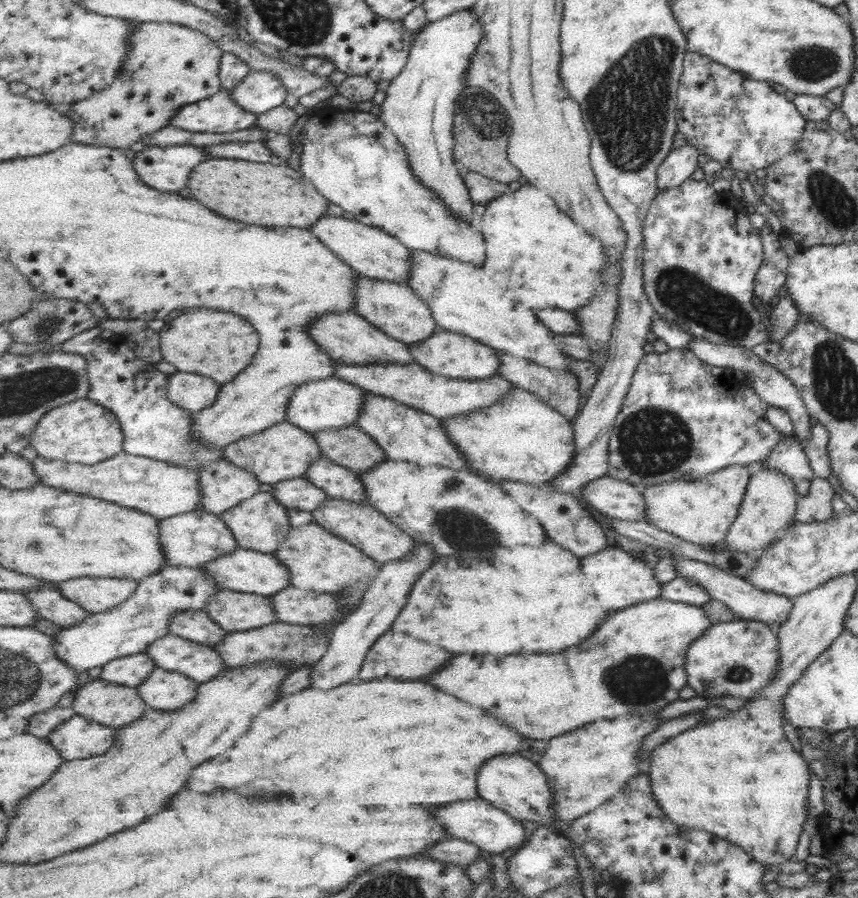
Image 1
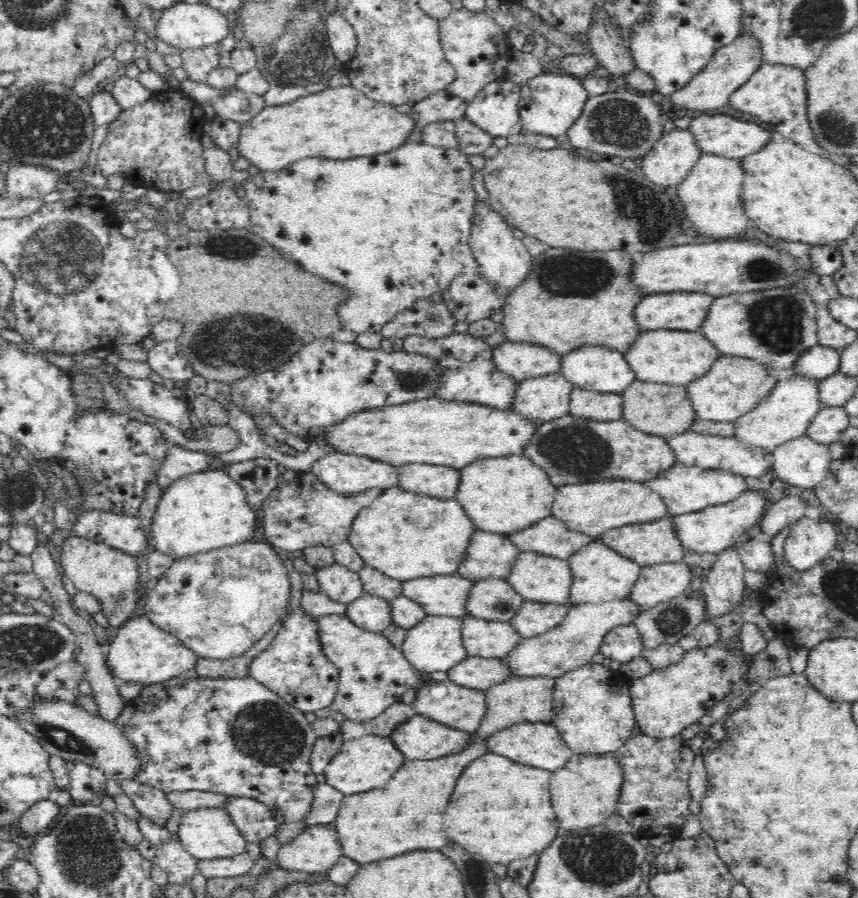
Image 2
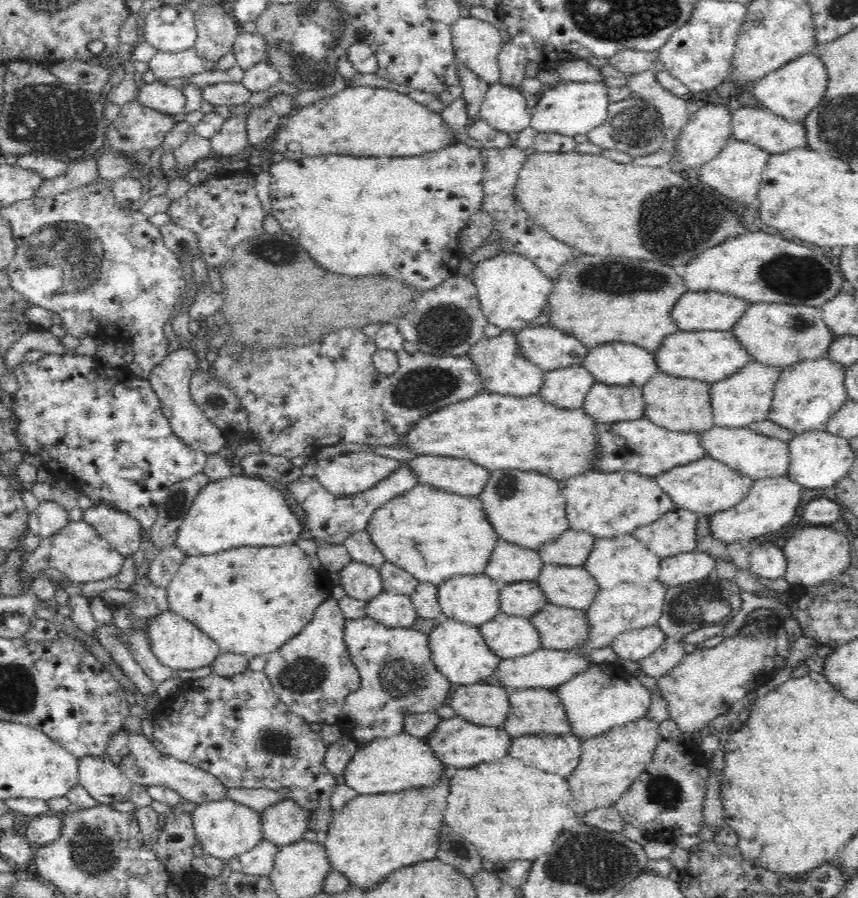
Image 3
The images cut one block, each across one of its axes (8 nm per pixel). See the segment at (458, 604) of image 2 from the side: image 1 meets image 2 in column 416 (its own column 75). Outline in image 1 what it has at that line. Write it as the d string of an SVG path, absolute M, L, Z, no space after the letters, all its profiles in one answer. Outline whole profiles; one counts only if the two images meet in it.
M85 577L81 579L71 579L68 581L59 581L56 584L63 596L69 600L81 604L85 610L93 613L111 611L112 608L119 607L123 604L139 587L138 581L122 578L109 577Z

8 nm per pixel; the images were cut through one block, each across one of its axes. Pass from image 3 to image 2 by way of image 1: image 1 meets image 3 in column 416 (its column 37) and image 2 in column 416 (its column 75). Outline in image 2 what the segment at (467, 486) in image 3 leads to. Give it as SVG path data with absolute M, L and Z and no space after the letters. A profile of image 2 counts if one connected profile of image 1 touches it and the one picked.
M410 463L398 465L399 486L405 492L442 499L453 498L461 484L461 469L450 466Z

